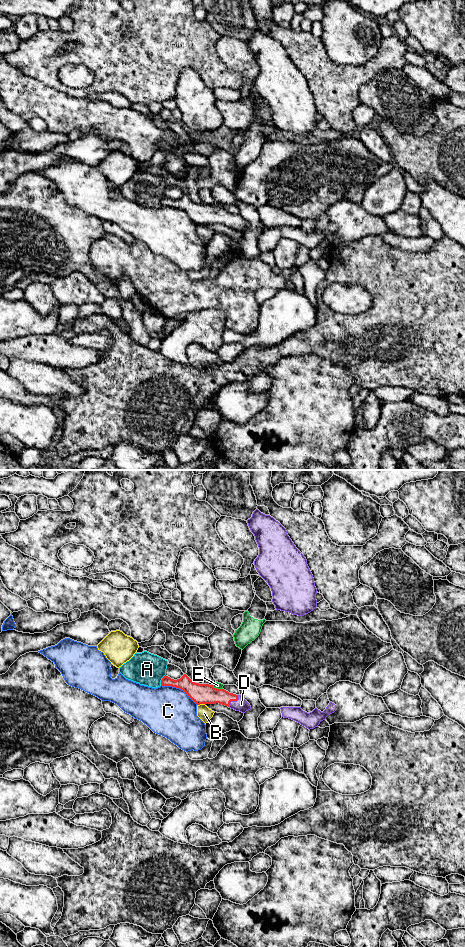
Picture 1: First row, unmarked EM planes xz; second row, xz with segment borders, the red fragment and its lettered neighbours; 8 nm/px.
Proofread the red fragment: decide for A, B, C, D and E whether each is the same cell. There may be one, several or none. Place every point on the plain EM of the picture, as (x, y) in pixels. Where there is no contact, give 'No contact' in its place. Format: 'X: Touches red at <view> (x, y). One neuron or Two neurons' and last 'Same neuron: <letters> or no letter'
A: Touches red at xz (162, 199). Two neurons
B: Touches red at xz (201, 223). Two neurons
C: Touches red at xz (179, 208). Two neurons
D: Touches red at xz (233, 220). One neuron
E: Touches red at xz (216, 208). Two neurons
Same neuron: D

